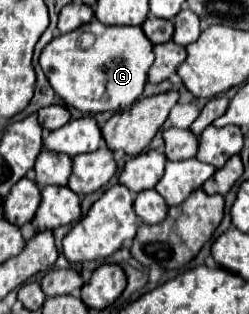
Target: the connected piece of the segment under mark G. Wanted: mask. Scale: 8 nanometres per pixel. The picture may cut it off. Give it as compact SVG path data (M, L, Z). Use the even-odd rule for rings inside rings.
M93 19L87 25L57 35L51 41L39 59L53 91L71 107L83 113L101 113L101 111L123 111L133 105L147 81L147 71L153 65L153 43L145 37L141 27L117 27L103 25ZM81 33L93 33L95 43L89 49L81 49L77 39Z

